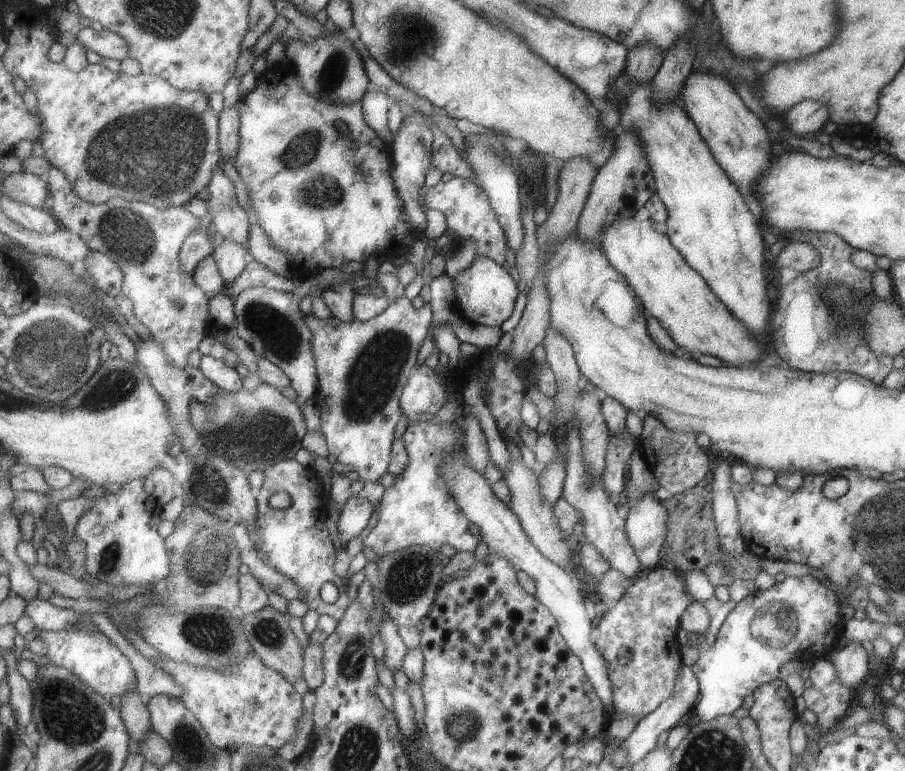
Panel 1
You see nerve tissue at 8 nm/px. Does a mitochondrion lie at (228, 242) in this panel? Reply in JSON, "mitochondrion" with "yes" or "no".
{"mitochondrion":"no"}

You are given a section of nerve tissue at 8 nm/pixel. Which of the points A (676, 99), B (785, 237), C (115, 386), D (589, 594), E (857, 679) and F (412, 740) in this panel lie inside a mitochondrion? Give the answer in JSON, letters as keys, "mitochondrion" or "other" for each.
{"A":"other","B":"other","C":"mitochondrion","D":"other","E":"other","F":"other"}

